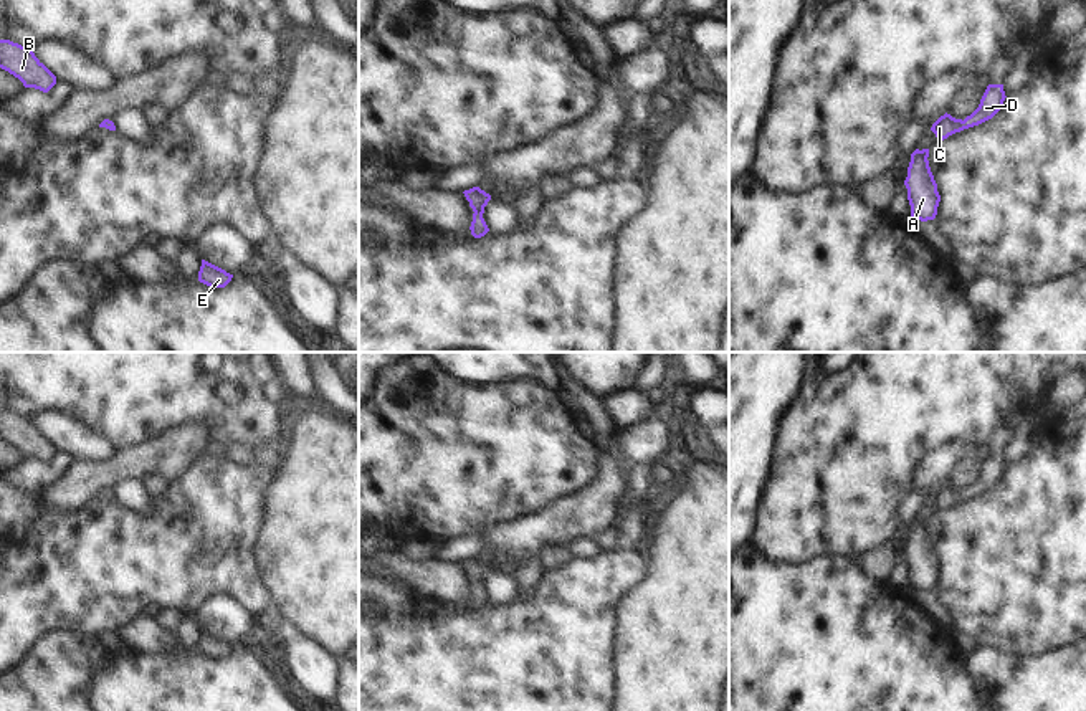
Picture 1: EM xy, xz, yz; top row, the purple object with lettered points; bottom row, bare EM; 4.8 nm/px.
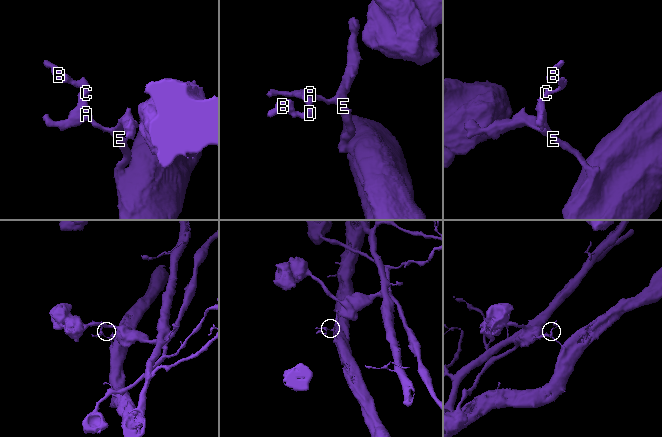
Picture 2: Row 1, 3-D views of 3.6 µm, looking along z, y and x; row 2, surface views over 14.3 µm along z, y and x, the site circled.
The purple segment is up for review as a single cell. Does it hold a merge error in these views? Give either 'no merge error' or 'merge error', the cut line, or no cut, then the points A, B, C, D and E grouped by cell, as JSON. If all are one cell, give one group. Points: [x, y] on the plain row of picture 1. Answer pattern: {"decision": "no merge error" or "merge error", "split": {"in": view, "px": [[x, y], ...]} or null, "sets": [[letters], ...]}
{"decision": "no merge error", "split": null, "sets": [["A", "B", "C", "D", "E"]]}

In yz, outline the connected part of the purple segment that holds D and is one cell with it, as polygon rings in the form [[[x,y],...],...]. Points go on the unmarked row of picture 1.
[[[988,455],[979,478],[970,486],[962,491],[945,483],[932,494],[931,501],[936,504],[937,513],[941,513],[955,503],[979,496],[1000,481],[1005,468],[1003,455]]]

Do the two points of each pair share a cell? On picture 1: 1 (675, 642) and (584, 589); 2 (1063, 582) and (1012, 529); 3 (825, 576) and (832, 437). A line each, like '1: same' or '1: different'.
1: different
2: same
3: different

